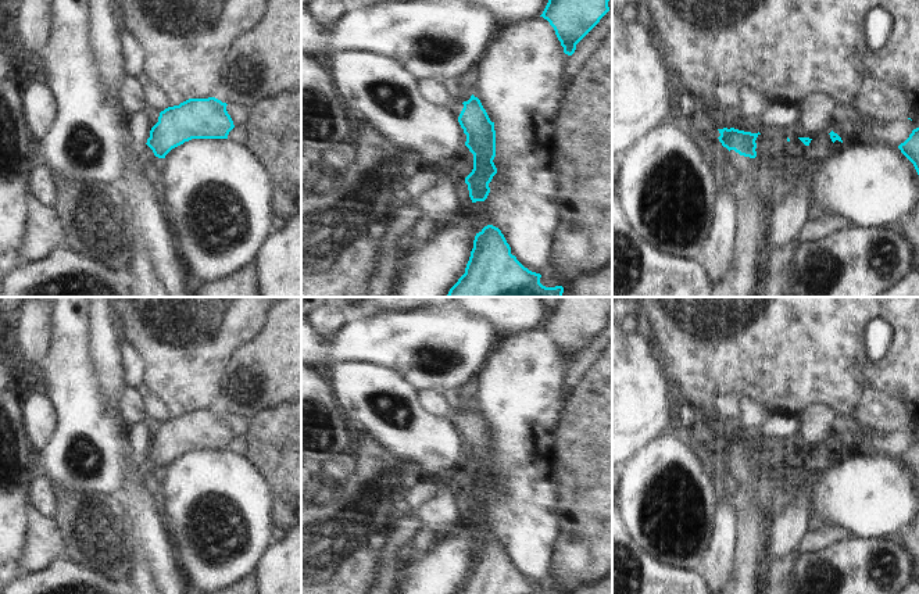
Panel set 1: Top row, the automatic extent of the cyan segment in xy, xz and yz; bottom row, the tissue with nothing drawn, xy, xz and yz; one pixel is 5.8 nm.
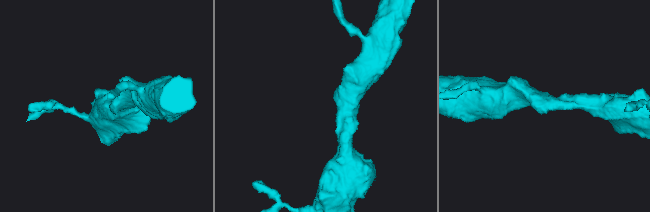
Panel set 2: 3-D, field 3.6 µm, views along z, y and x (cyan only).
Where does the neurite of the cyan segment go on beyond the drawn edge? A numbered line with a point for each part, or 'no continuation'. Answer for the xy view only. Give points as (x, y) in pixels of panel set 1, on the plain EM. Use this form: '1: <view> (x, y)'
1: xy (146, 465)

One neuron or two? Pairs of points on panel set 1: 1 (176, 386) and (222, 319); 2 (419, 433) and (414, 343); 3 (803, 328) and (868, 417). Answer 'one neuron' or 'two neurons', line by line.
1: one neuron
2: two neurons
3: two neurons

